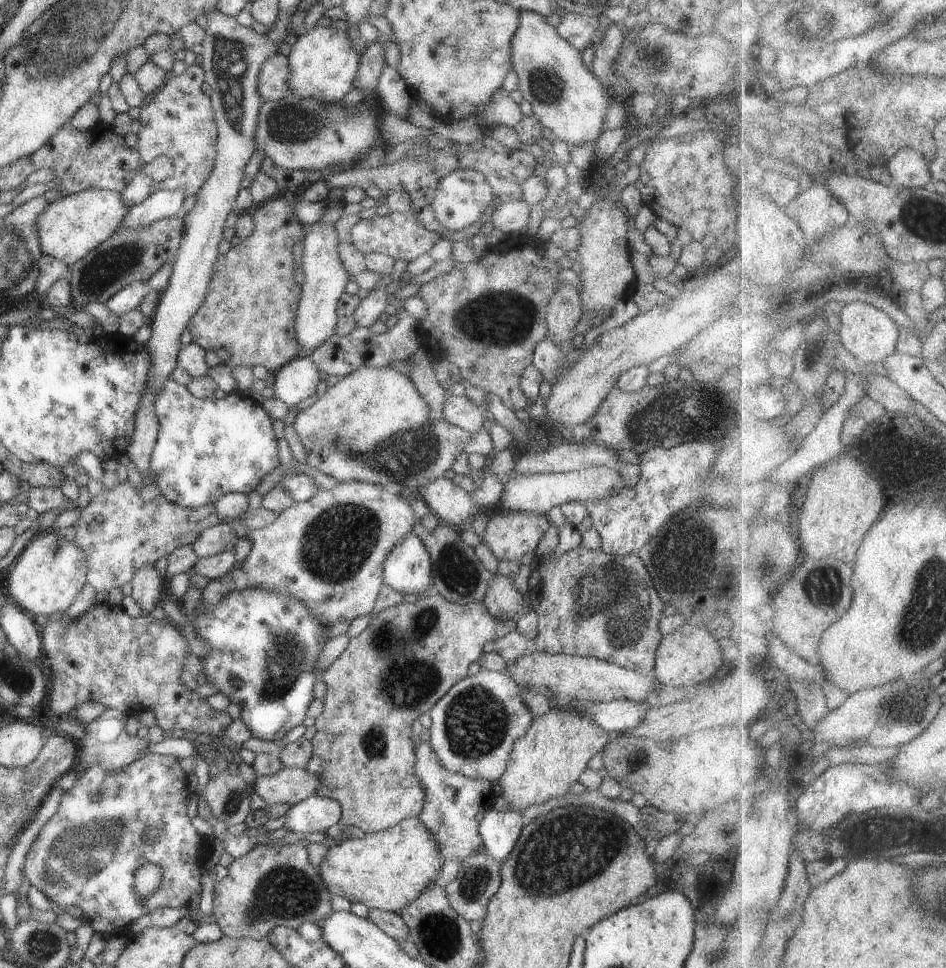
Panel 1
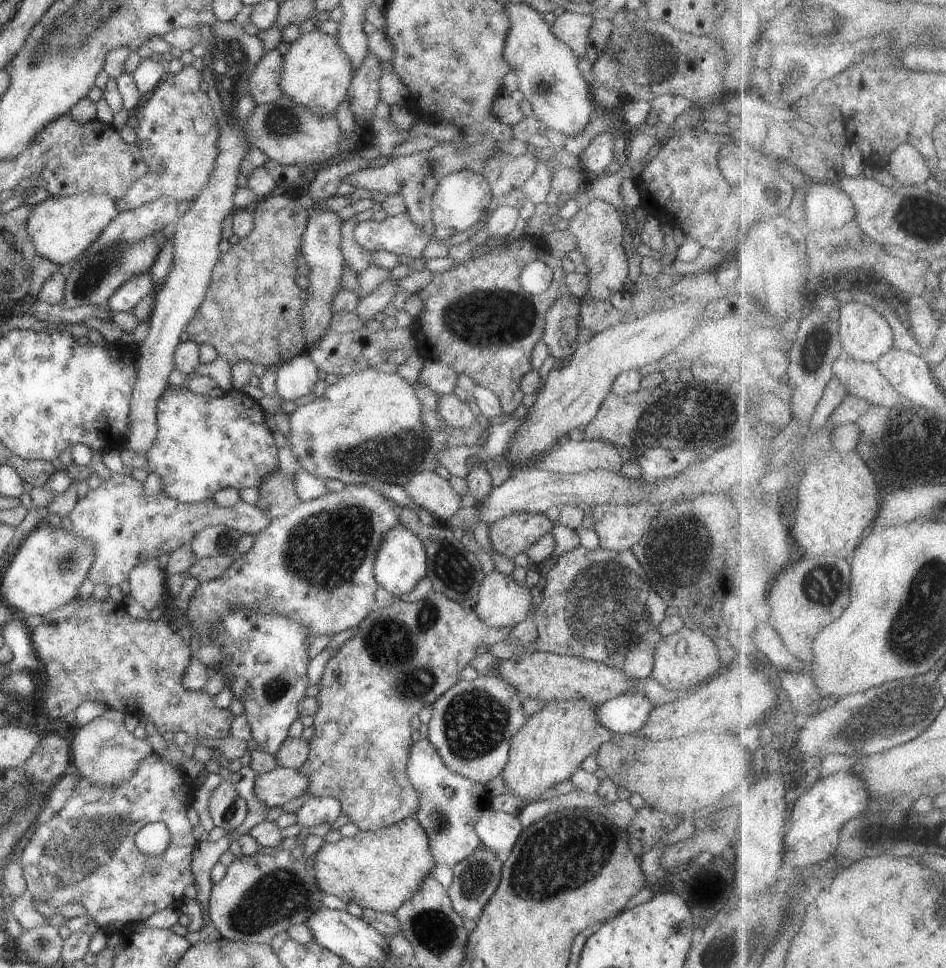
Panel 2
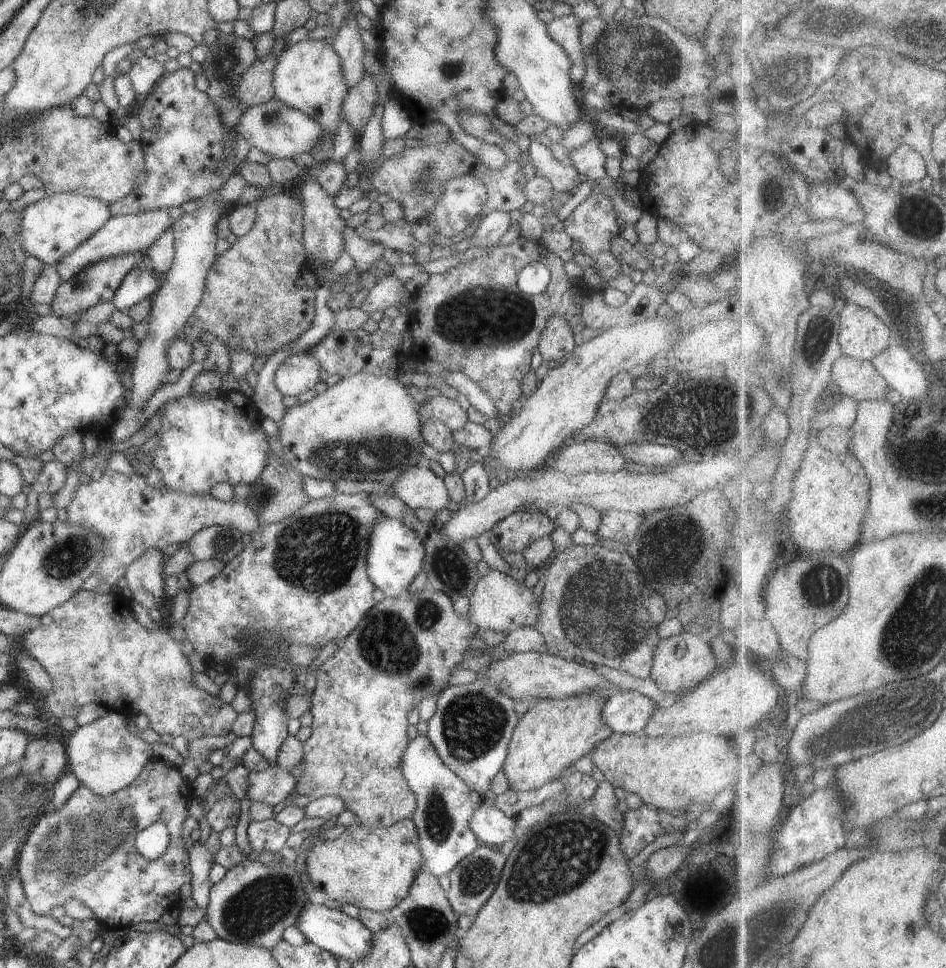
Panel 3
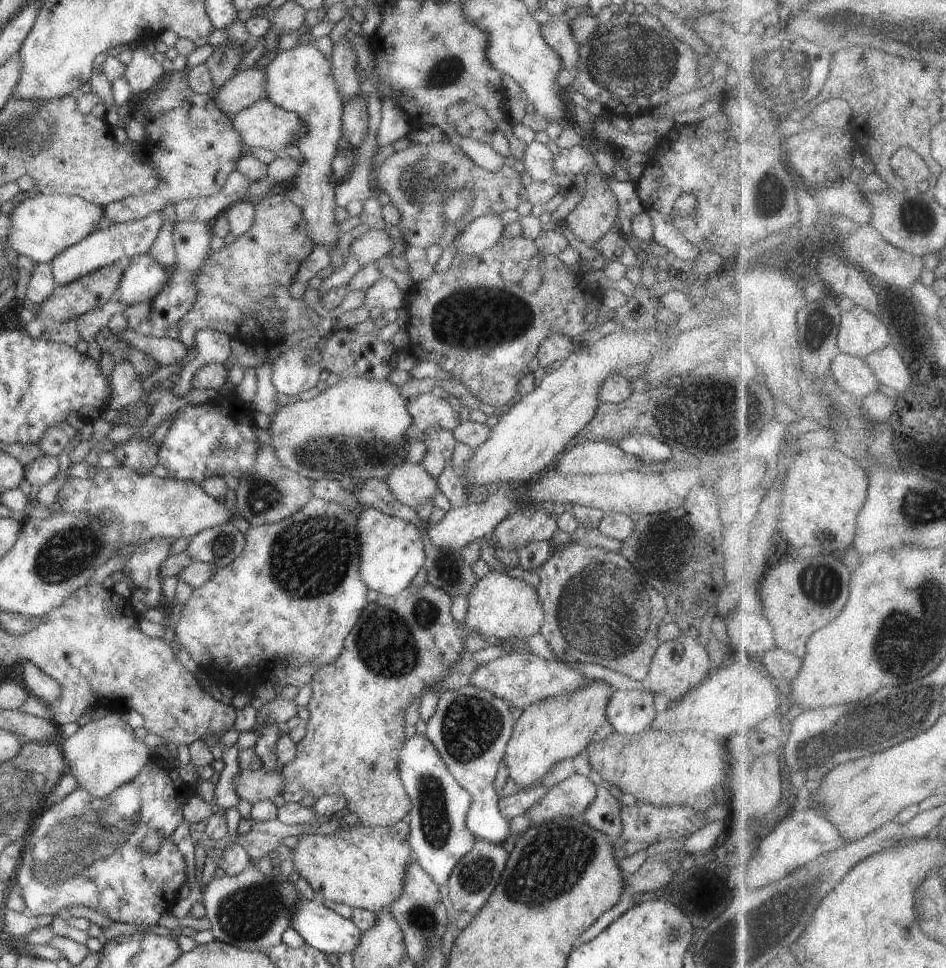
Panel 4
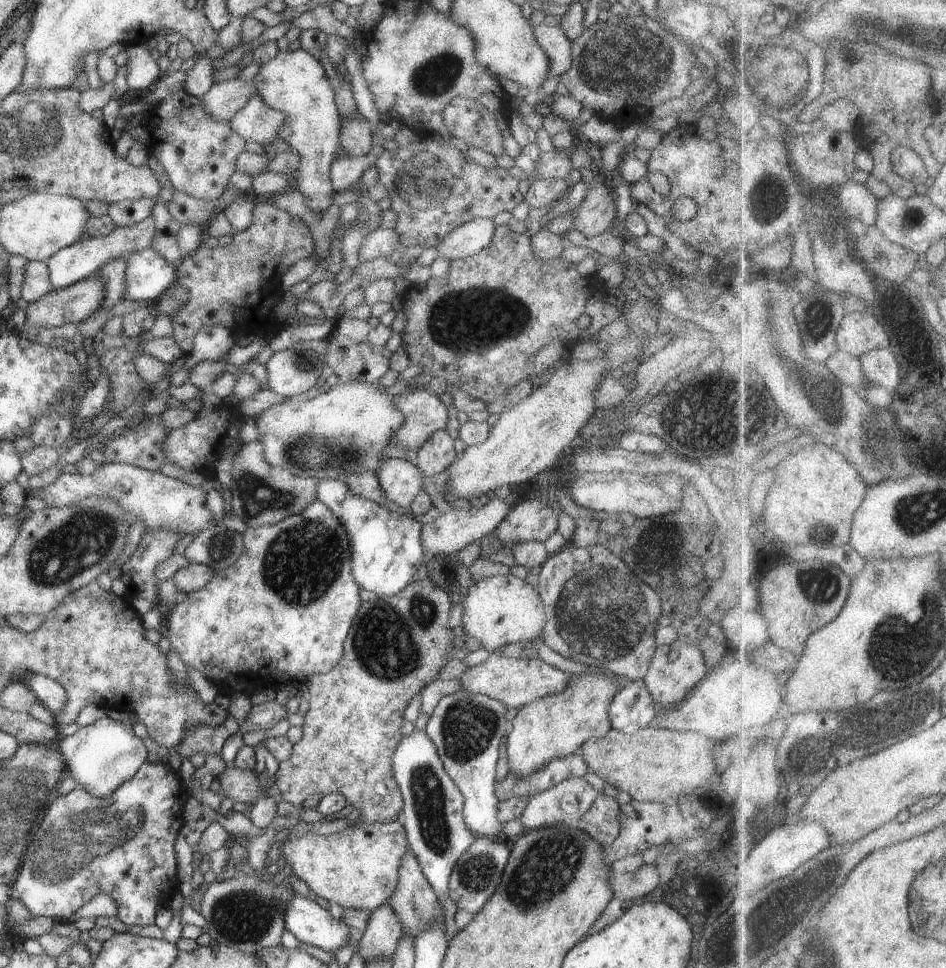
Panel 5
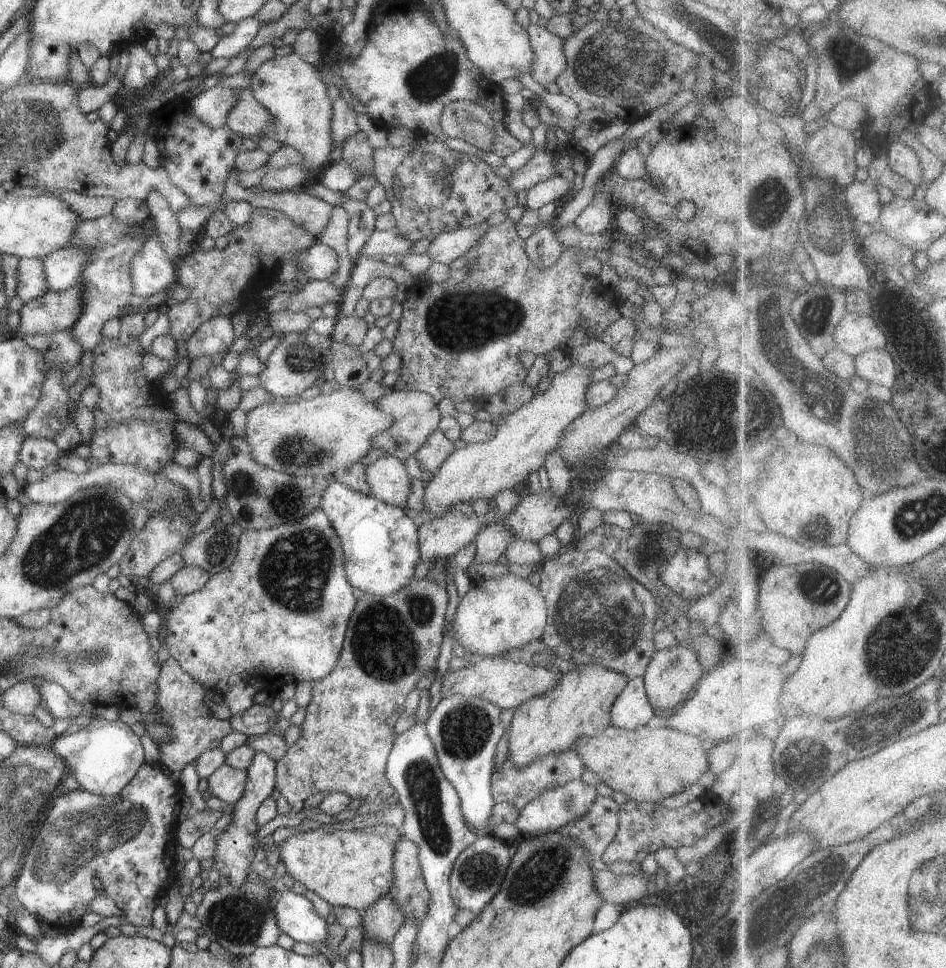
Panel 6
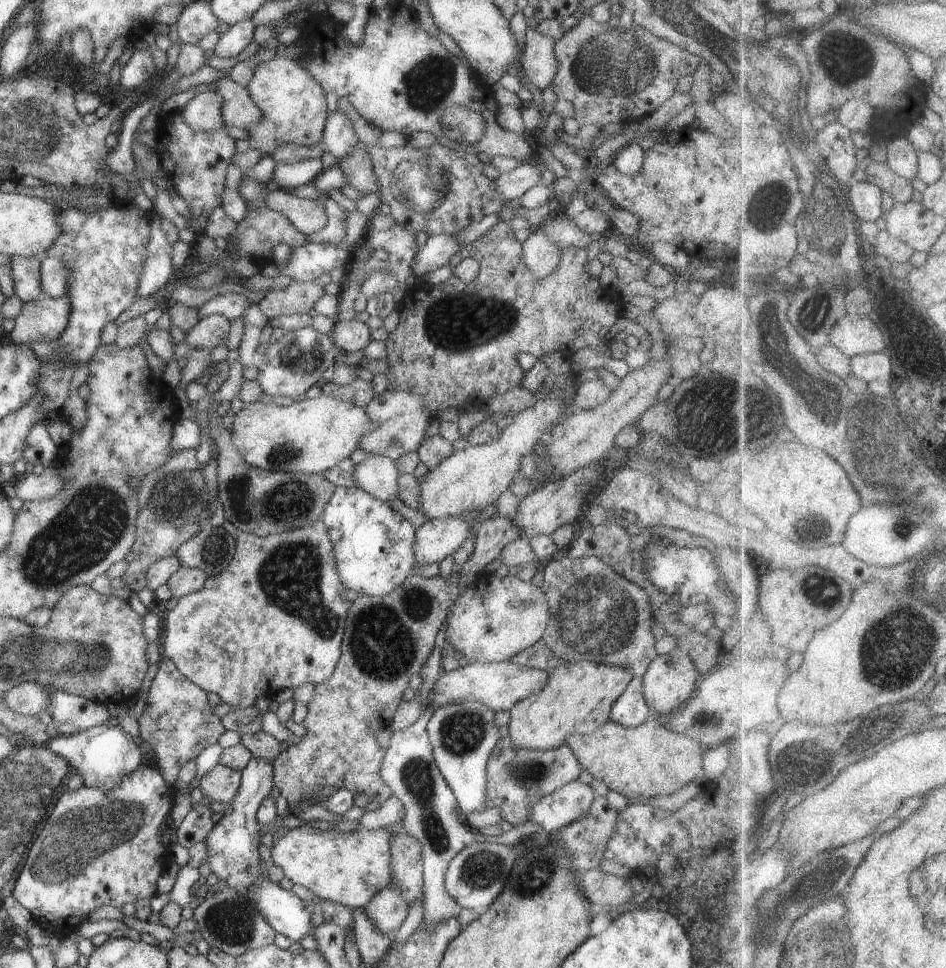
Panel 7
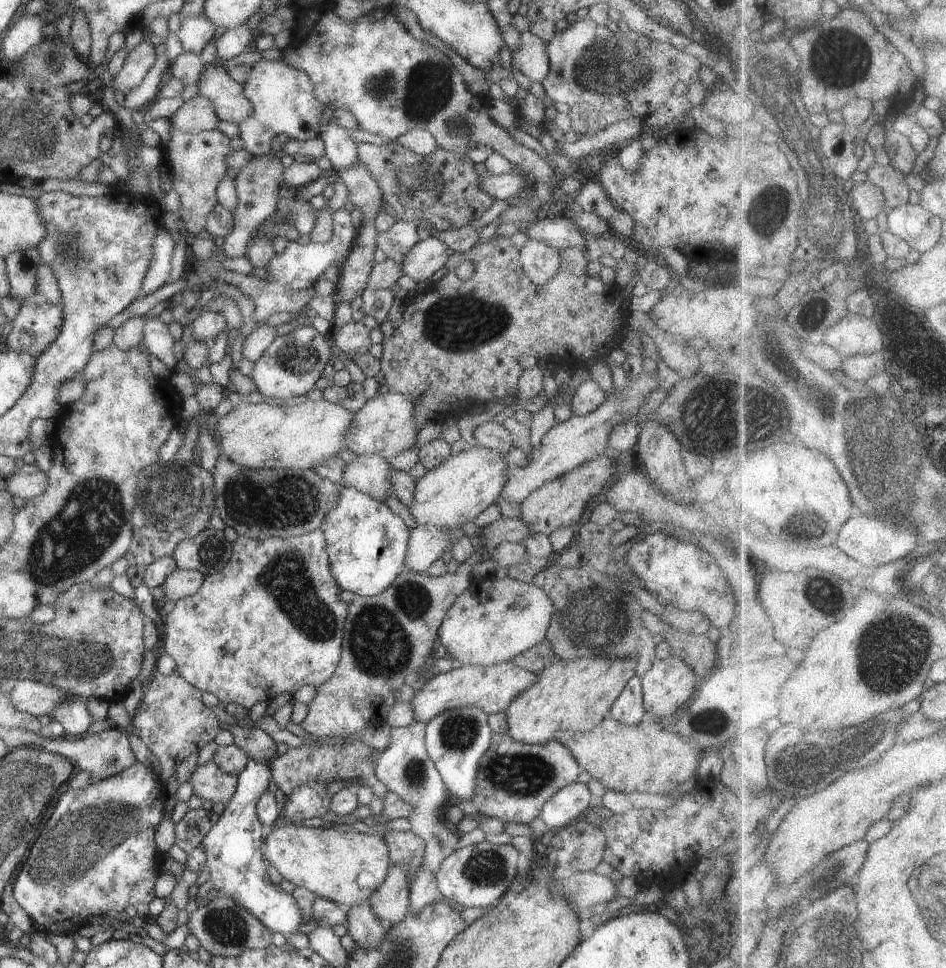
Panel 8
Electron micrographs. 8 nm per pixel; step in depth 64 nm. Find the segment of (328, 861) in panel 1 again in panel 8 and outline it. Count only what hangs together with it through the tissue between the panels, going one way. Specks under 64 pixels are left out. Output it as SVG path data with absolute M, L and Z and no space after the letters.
M302 823L267 828L266 862L288 882L307 888L315 897L352 907L366 902L390 870L388 846L381 834L362 834L352 828L307 828Z

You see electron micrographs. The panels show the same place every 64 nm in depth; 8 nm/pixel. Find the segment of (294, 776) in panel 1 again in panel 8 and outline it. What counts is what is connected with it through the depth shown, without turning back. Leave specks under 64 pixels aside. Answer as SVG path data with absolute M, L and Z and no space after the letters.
M213 761L196 766L188 777L183 782L192 787L192 794L213 804L230 803L238 786L238 775L228 774L222 768L218 768Z

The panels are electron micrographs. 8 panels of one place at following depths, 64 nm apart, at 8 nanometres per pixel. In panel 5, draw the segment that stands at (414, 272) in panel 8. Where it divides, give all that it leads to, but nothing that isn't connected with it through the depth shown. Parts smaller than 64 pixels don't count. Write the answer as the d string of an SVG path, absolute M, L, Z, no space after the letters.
M474 219L466 221L452 229L434 248L438 258L453 261L472 256L491 243L498 225L492 219Z

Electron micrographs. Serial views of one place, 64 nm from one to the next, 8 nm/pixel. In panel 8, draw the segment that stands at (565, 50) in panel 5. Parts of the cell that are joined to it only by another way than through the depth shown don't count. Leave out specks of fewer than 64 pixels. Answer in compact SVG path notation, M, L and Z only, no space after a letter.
M524 32L520 36L520 48L511 56L511 68L522 72L532 83L542 84L550 72L546 46L548 42L543 42L532 32Z

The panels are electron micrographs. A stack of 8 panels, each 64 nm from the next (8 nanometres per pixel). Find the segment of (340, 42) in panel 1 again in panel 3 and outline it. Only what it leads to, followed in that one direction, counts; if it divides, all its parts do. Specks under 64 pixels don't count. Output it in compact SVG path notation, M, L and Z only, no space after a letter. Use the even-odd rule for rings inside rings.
M304 40L284 48L282 54L277 56L277 65L273 68L273 98L282 102L287 107L302 111L314 122L317 122L327 135L315 148L318 154L312 154L320 162L328 162L331 159L333 140L338 132L340 120L343 118L342 107L349 93L343 79L341 59L334 49L322 40ZM325 151L328 158L320 158L320 153Z

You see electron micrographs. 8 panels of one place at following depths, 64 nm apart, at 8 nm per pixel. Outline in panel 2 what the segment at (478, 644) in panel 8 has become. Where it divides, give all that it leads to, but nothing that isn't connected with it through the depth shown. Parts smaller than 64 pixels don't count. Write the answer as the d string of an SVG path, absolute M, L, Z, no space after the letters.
M494 569L482 579L482 584L478 591L478 598L472 606L472 610L477 614L480 621L487 627L494 628L514 628L523 620L526 620L532 613L532 593L526 584L515 581L512 576L505 575Z

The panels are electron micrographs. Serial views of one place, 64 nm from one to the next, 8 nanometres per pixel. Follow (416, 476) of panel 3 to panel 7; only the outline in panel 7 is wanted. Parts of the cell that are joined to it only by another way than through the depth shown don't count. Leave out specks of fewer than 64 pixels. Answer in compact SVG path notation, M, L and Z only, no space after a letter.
M368 455L360 464L356 464L354 480L358 489L365 491L377 500L391 502L400 494L398 476L401 472L396 461L381 455Z

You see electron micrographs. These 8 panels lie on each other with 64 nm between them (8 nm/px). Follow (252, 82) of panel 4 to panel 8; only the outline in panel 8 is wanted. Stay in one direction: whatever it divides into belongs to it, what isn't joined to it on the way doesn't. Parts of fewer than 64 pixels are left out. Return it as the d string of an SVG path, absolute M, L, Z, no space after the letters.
M197 96L184 102L170 118L171 132L180 130L180 132L190 132L190 134L199 134L205 131L212 131L219 126L218 114L214 112L212 102Z

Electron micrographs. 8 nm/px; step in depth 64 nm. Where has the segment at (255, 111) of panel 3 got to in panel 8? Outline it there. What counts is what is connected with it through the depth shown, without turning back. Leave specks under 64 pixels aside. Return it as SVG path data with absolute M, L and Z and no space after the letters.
M206 63L199 83L198 95L212 102L220 121L239 125L242 120L254 116L254 106L244 96L243 86L228 74L222 64Z

